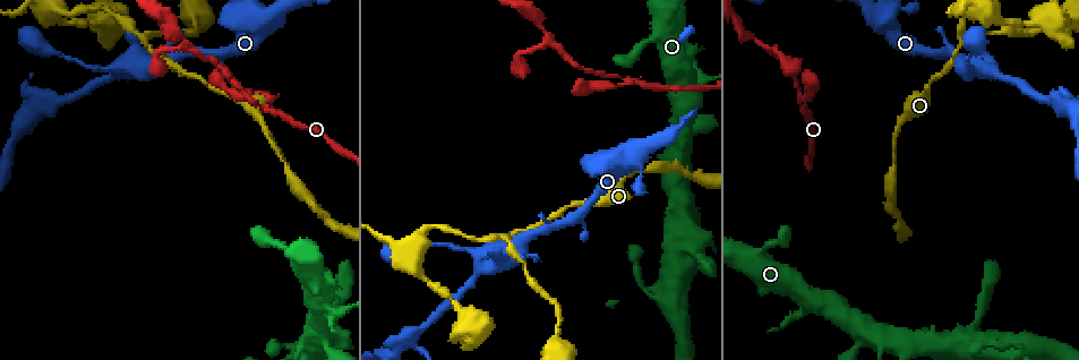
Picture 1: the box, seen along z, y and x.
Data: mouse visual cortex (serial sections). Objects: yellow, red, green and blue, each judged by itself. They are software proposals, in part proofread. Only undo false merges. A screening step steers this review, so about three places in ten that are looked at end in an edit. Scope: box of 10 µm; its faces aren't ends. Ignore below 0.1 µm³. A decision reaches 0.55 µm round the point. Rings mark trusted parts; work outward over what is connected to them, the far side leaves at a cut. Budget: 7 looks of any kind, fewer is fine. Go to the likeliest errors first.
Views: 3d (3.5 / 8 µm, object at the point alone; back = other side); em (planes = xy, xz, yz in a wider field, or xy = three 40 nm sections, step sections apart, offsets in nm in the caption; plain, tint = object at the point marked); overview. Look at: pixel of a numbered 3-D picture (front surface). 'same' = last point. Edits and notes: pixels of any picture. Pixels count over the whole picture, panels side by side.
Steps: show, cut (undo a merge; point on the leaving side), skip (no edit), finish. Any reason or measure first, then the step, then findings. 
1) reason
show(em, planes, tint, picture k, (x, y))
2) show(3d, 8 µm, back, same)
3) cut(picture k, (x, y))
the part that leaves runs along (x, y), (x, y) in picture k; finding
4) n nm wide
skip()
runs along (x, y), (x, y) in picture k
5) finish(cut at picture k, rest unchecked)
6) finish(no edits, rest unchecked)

thin neck
show(3d, 8 µm, picture 1, (804, 112))

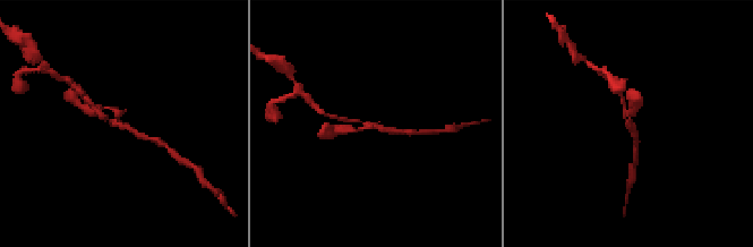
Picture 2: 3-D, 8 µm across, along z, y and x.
need the tissue
show(em, xy, step 5, tint, same)

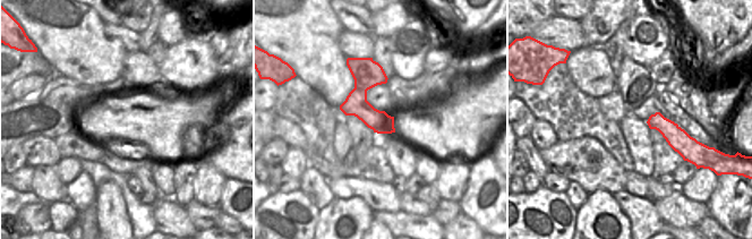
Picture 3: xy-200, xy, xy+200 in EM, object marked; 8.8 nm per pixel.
cut(picture 2, (348, 128))
the part that leaves runs along (369, 125), (357, 130), (330, 133) in picture 2; two cells meet here

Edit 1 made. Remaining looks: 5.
side arm on a straight run
show(3d, 3.5 µm, picture 1, (505, 239))

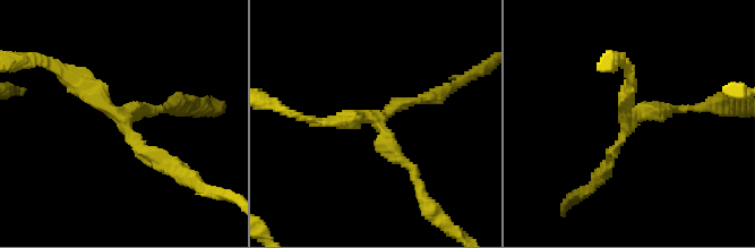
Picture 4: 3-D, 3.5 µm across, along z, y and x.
3 arms; arms of 150, 150, 200 nm; need the tissue
show(em, xy, step 5, tint, picture 4, (627, 123))

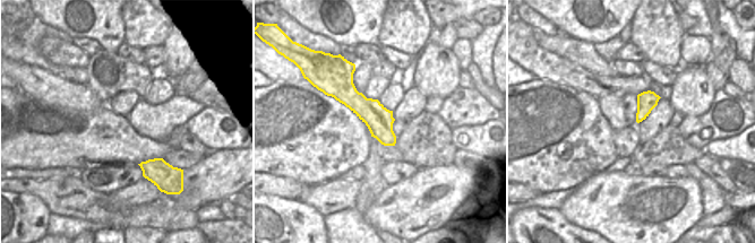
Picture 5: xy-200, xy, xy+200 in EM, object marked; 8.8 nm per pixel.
skip()
runs along (345, 78), (345, 90), (392, 142) in picture 5; all the same cell

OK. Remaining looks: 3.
a fork
show(3d, 8 µm, back, picture 1, (330, 310))

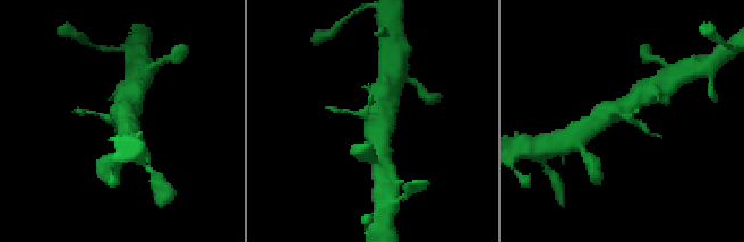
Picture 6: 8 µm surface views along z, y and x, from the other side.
zoom in
show(3d, 3.5 µm, back, same)

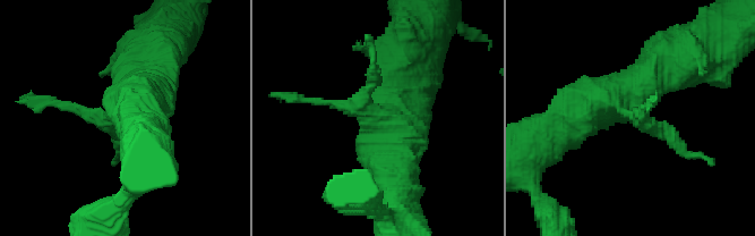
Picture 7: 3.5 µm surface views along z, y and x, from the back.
skip()
runs along (688, 56), (560, 128) in picture 7; continuous, no second cell

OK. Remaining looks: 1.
finish(cut at picture 2, rest unchecked)

